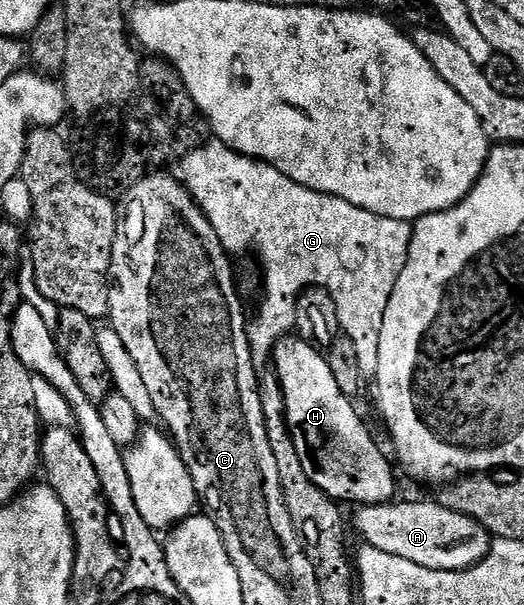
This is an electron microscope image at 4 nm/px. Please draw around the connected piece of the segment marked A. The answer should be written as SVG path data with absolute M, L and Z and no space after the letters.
M390 502L362 505L355 511L355 528L368 547L431 570L459 570L477 565L489 553L493 538L474 519L437 503Z

